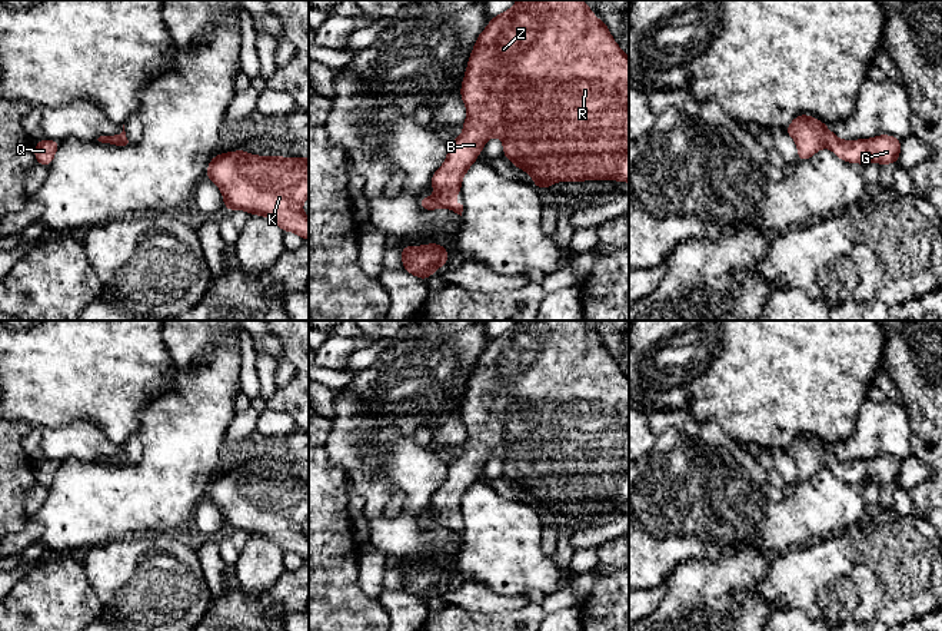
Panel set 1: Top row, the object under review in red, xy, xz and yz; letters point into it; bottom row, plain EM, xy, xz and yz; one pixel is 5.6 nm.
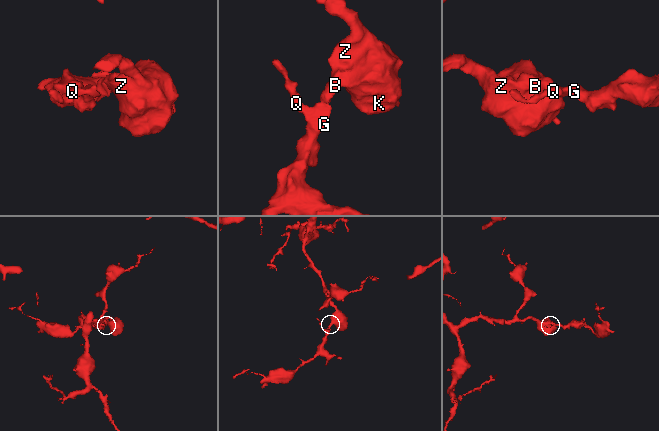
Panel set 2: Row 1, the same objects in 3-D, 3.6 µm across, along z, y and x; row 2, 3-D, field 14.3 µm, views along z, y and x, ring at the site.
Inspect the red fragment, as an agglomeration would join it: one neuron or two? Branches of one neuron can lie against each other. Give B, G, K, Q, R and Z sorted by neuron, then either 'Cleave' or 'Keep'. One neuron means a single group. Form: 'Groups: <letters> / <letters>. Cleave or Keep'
Groups: B G K Q R Z. Keep

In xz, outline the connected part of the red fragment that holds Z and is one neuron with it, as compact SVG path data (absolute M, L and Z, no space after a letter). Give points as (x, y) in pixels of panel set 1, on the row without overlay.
M517 321L513 328L492 338L486 349L477 356L470 373L460 418L467 431L467 438L462 445L463 455L455 458L447 466L447 479L432 495L432 509L437 515L419 519L419 527L423 531L450 529L462 537L463 525L456 524L453 519L460 515L463 497L477 482L477 475L493 456L502 459L503 476L517 489L527 492L539 509L549 509L555 502L618 501L629 504L629 378L618 366L606 343L596 339L592 329L582 321Z

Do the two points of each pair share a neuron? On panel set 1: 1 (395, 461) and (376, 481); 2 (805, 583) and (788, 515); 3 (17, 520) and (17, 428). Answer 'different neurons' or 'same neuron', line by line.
1: same neuron
2: different neurons
3: same neuron

